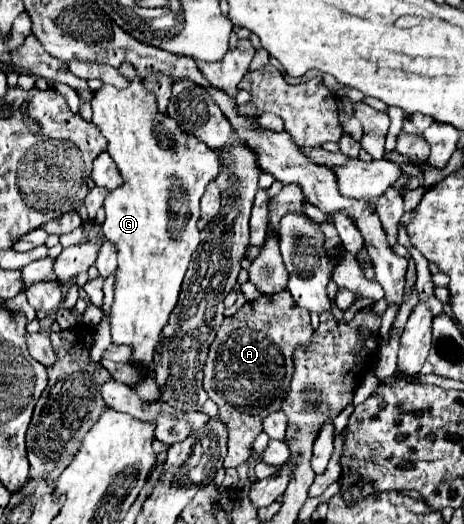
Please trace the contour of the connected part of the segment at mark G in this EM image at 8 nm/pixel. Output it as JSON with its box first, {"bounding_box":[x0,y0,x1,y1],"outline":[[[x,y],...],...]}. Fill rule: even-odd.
{"bounding_box":[92,64,218,372],"outline":[[[120,64],[118,72],[128,78],[128,86],[124,90],[104,84],[92,96],[92,122],[108,140],[106,150],[124,178],[124,184],[112,190],[104,200],[106,220],[102,224],[104,236],[118,246],[118,276],[112,304],[112,342],[130,344],[134,348],[132,360],[136,364],[148,366],[152,372],[154,354],[162,340],[162,328],[178,300],[190,256],[200,242],[200,232],[196,228],[200,218],[200,198],[206,190],[206,184],[218,174],[218,156],[192,134],[186,134],[168,114],[158,112],[156,94],[146,90],[144,80],[138,76],[132,64]]]}

